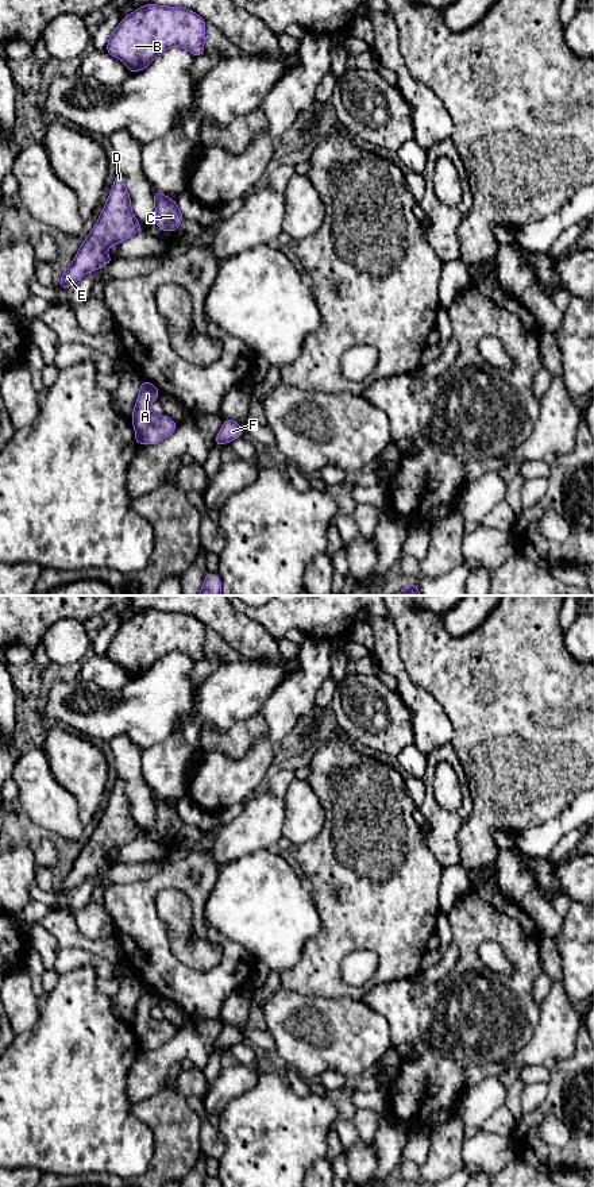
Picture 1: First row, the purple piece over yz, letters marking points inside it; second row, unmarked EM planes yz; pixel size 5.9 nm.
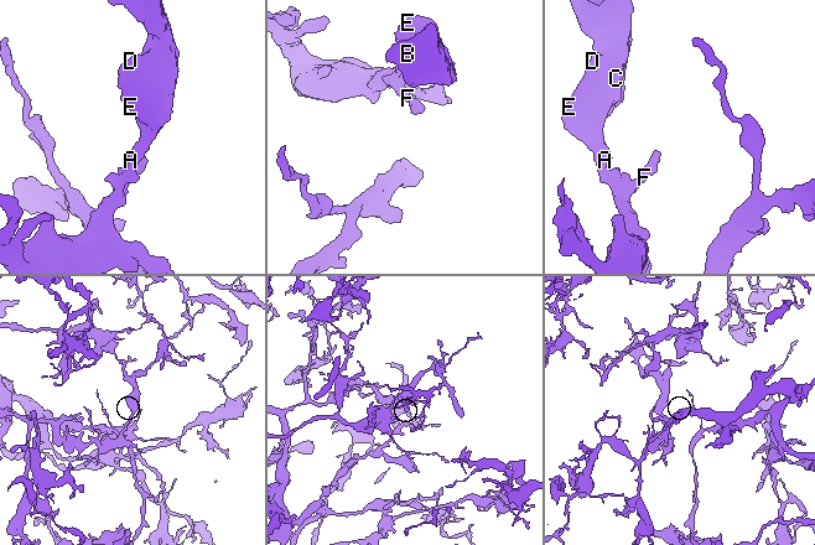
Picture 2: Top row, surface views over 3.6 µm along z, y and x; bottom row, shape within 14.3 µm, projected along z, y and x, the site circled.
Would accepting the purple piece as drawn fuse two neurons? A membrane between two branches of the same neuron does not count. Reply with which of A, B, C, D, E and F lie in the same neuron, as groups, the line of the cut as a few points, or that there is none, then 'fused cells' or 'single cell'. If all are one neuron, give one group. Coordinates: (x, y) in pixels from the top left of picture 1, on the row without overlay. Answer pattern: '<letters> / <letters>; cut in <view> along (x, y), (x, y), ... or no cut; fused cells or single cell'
A B C D E F; no cut; single cell

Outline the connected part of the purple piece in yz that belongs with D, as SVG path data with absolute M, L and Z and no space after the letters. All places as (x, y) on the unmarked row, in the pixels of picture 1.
M117 778L97 828L81 848L70 871L59 883L61 893L68 894L84 879L99 875L115 866L105 859L105 855L132 843L143 833L132 818L131 803L124 787L124 781Z

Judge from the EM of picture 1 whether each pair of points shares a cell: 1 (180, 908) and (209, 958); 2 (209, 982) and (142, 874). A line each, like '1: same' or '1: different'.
1: same
2: different

